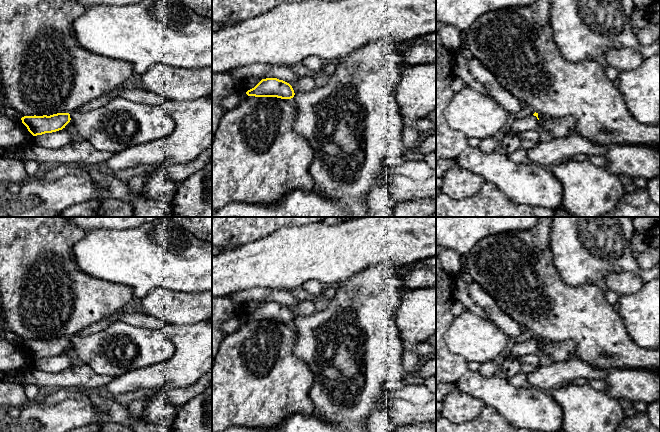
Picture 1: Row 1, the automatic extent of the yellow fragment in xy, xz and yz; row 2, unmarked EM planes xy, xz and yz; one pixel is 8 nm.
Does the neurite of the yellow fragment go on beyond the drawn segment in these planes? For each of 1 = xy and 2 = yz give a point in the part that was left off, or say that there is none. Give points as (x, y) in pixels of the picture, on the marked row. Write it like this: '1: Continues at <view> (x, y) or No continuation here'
1: No continuation here
2: No continuation here

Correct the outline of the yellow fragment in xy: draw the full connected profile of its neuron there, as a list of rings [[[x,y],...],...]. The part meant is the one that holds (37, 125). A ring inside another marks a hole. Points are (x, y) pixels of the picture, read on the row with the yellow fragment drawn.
[[[57,113],[50,116],[24,116],[21,120],[28,131],[33,136],[37,136],[62,130],[71,118],[69,113]]]

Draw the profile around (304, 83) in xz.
[[[299,76],[297,81],[292,85],[294,93],[310,92],[318,88],[315,77]]]

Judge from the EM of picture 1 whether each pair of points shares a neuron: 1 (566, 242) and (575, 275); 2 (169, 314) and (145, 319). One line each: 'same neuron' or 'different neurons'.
1: same neuron
2: different neurons

